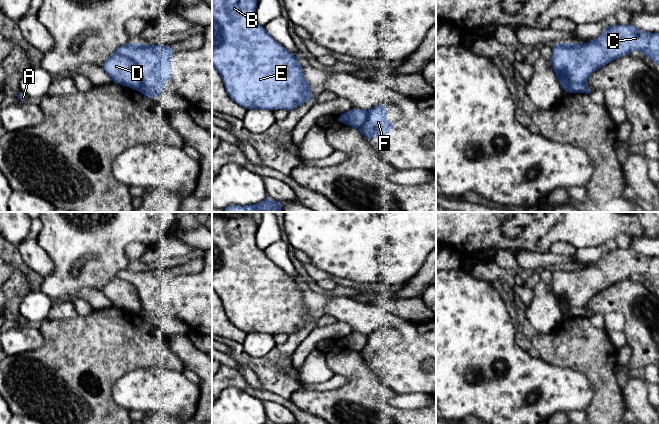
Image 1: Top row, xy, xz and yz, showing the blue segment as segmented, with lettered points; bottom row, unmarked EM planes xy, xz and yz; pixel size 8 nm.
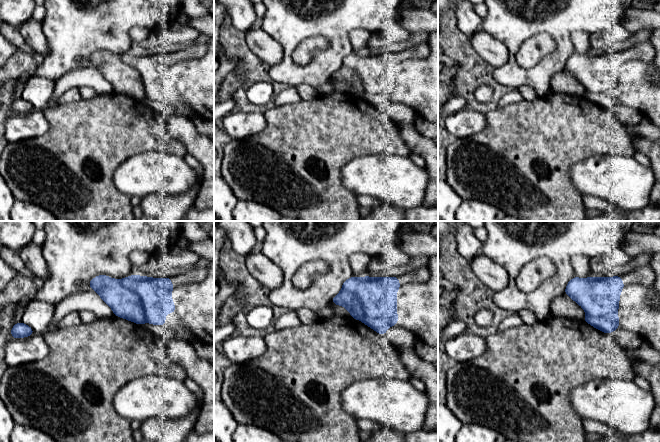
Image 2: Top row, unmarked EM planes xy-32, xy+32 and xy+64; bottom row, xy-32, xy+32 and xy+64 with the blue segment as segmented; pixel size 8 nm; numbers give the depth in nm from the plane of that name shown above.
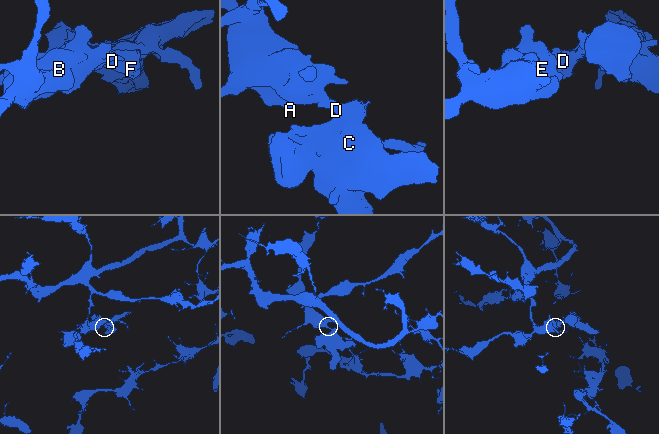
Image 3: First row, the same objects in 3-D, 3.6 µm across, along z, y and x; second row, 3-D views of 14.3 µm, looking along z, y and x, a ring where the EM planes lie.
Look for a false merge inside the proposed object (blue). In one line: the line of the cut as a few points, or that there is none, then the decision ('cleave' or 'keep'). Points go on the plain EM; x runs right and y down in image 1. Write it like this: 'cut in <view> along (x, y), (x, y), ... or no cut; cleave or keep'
cut in xy along (116, 275), (135, 289), (140, 304), (140, 311), (137, 314); cleave

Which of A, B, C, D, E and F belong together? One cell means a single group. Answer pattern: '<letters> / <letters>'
A B D E / C F

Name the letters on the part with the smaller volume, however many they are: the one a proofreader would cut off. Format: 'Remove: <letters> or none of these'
Remove: C, F

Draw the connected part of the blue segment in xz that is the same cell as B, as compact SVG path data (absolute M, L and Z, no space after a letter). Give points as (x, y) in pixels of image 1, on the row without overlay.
M238 212L238 216L229 216L229 213L212 213L212 290L222 301L229 321L246 334L270 335L277 333L290 335L309 323L315 323L316 320L311 318L312 309L304 302L299 280L294 280L286 274L257 246L258 225L254 218L244 212Z

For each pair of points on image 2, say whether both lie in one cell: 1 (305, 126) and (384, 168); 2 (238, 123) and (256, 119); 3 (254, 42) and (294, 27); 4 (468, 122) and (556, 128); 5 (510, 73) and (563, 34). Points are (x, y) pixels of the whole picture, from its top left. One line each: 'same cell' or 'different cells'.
1: different cells
2: same cell
3: different cells
4: different cells
5: same cell

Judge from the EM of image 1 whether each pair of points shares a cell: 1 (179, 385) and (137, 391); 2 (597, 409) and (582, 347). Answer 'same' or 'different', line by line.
1: same
2: same

